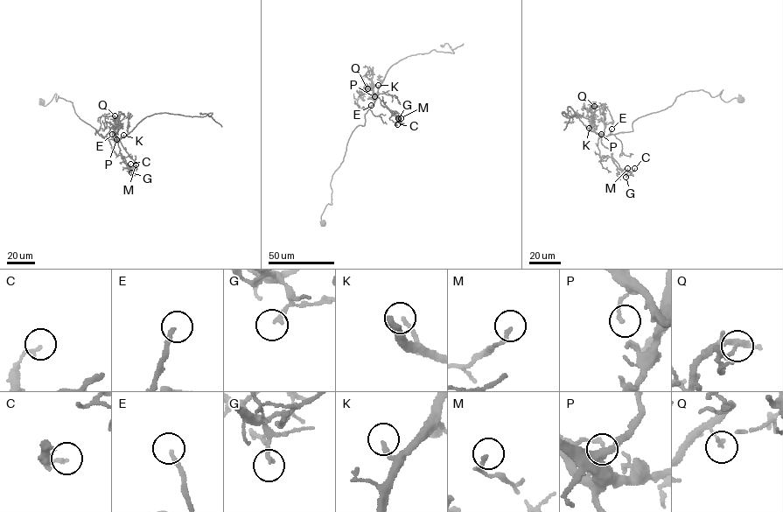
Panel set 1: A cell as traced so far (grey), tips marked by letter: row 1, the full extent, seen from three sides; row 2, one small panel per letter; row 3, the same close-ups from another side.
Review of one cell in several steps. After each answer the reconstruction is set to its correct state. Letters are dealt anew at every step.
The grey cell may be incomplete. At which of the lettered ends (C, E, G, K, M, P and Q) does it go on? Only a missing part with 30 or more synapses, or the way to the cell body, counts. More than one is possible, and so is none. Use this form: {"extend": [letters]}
{"extend": ["E", "K"]}

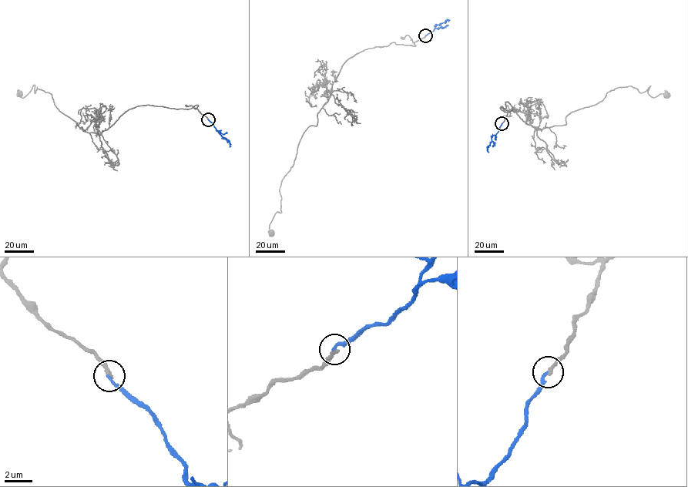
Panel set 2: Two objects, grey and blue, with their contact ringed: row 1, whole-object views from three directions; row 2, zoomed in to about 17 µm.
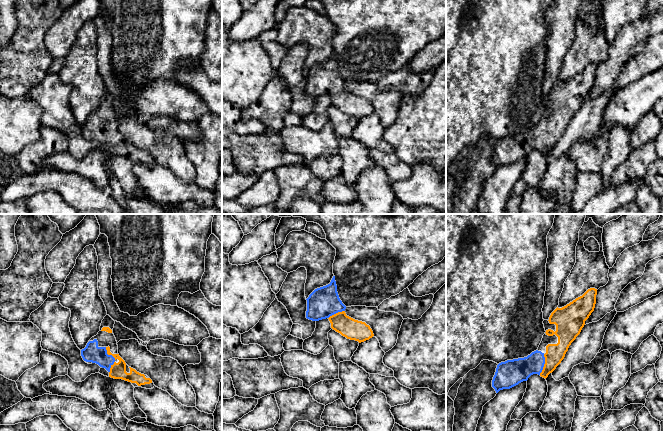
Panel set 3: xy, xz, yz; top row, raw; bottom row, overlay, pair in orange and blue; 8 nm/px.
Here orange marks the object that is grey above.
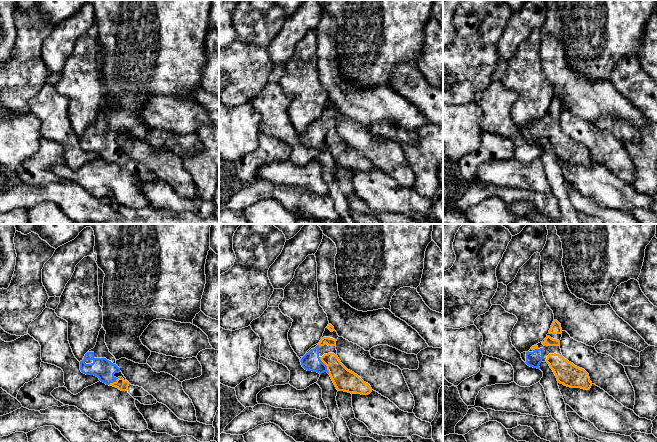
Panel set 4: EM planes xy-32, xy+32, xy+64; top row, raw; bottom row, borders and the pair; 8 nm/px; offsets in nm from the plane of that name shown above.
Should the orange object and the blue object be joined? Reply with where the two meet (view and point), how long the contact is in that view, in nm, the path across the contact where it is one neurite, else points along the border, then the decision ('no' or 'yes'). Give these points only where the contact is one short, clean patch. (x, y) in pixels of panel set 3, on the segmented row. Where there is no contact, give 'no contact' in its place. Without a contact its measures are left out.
meets orange in yz at (544, 364); contact 170 nm long; yes

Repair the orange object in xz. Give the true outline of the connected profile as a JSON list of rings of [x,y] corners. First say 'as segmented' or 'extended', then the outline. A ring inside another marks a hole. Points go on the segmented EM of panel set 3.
extended; [[[335,276],[328,285],[315,289],[306,300],[307,319],[319,321],[328,318],[333,330],[359,343],[374,336],[369,325],[346,315],[346,306],[339,298]]]

